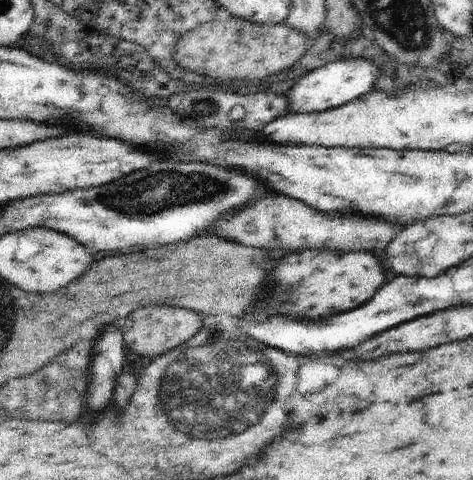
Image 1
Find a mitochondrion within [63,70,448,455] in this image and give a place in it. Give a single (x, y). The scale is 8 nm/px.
(156, 192)

